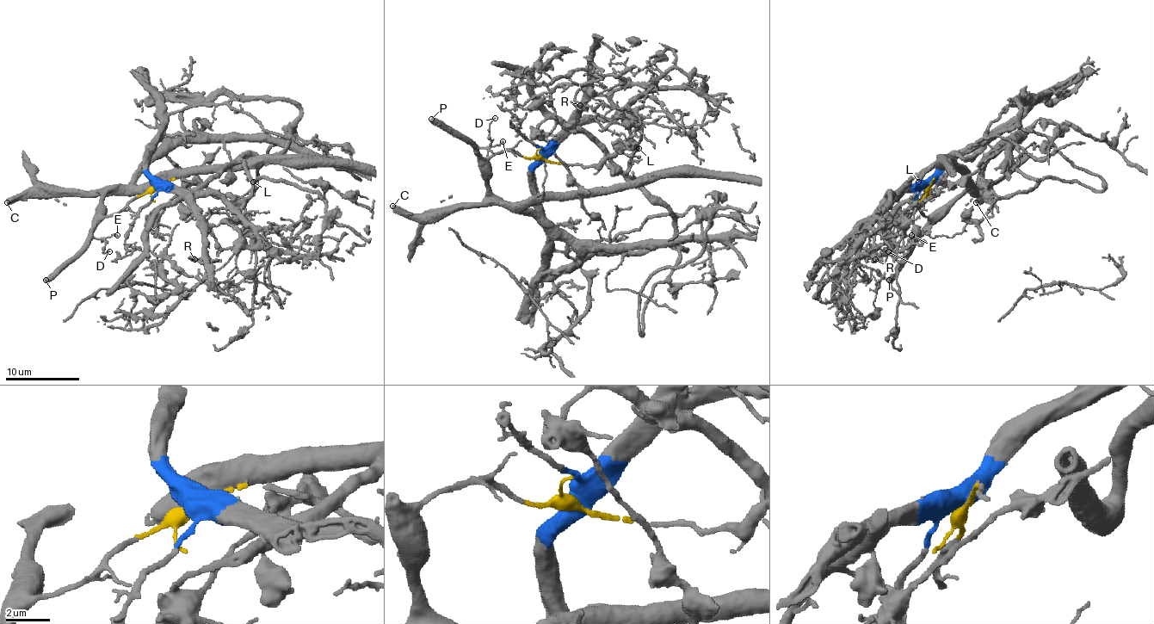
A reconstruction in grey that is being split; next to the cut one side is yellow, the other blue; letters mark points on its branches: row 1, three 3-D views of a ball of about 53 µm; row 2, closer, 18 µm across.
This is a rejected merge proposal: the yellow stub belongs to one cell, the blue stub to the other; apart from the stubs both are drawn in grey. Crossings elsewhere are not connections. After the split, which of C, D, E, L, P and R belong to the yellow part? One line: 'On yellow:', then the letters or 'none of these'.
On yellow: C, D, E, P

